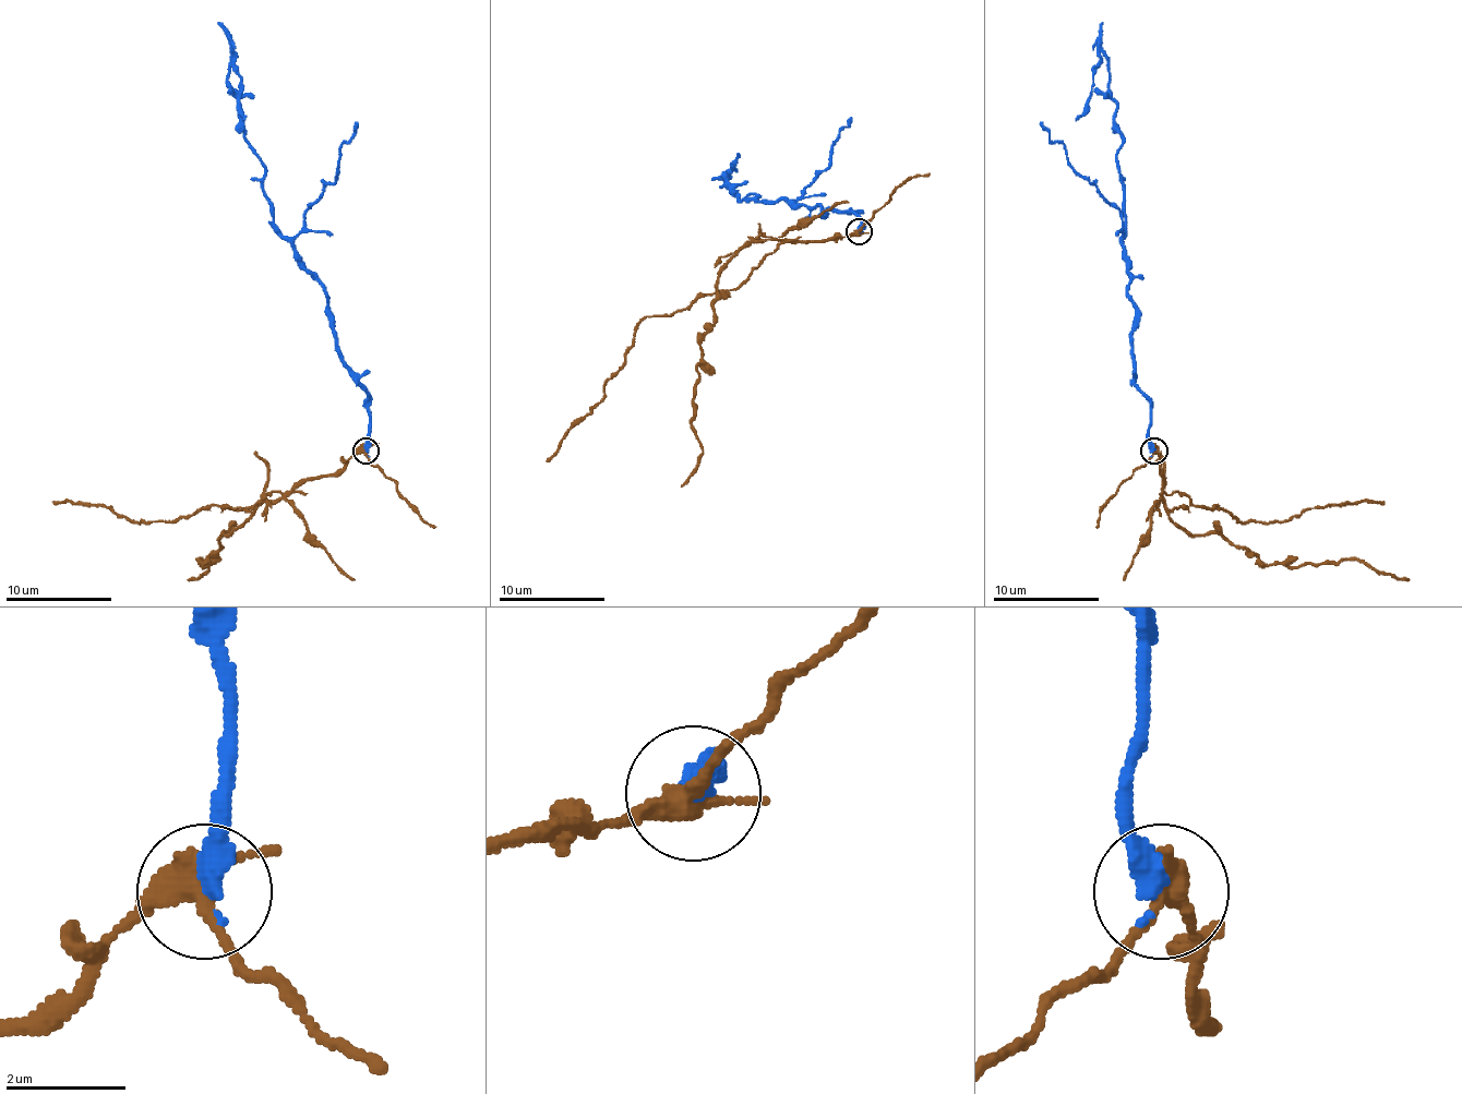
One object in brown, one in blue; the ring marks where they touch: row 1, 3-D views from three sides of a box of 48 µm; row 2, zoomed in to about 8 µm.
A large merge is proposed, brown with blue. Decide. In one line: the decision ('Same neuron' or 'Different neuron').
Different neuron

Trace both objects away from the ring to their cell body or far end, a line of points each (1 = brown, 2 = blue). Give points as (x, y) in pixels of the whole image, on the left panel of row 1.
1: (364, 452), (240, 509), (205, 505), (187, 518), (150, 524), (110, 507), (51, 502)
2: (364, 452), (370, 393), (340, 353), (325, 287), (272, 218), (261, 157), (229, 83), (232, 61), (246, 120)

